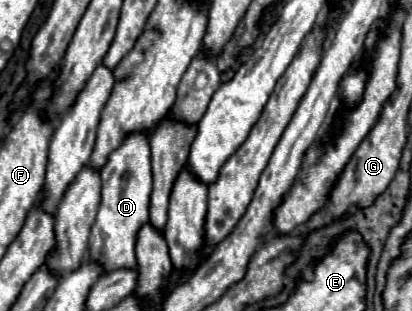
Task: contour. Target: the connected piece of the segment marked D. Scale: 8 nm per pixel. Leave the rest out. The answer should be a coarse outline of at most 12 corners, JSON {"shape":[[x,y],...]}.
{"shape":[[144,132],[100,168],[102,202],[90,258],[134,268],[152,170]]}

